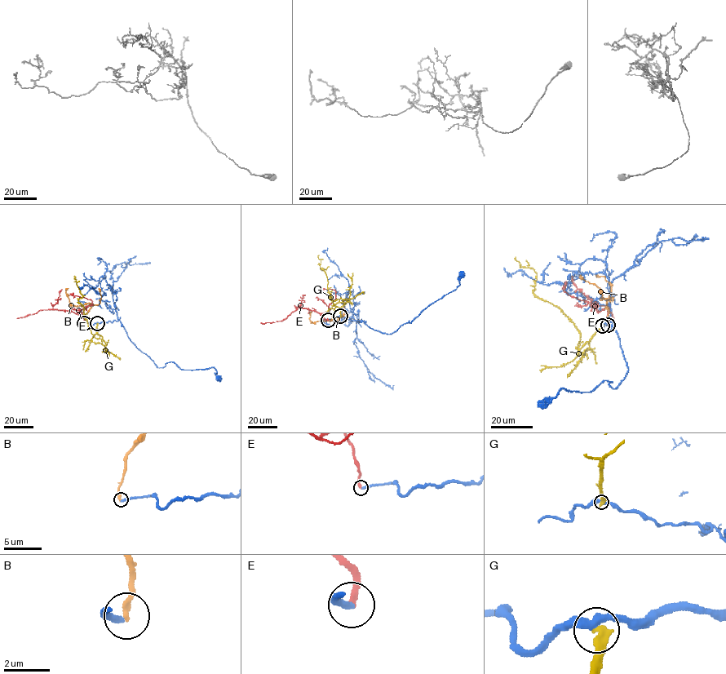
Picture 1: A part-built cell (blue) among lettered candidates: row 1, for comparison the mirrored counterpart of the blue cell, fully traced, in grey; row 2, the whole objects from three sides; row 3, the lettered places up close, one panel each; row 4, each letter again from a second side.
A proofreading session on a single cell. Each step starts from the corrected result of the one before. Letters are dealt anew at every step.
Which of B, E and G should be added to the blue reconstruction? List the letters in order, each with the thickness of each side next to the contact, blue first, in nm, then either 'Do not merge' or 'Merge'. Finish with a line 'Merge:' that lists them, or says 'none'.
B: Thickness 260 nm (blue) against 240 nm. Do not merge
E: Thickness 280 nm (blue) against 260 nm. Merge
G: Thickness 360 nm (blue) against 400 nm. Do not merge
Merge: E

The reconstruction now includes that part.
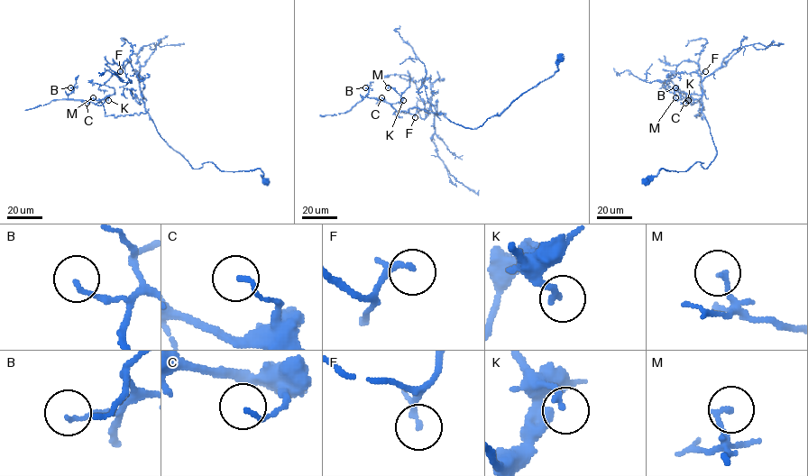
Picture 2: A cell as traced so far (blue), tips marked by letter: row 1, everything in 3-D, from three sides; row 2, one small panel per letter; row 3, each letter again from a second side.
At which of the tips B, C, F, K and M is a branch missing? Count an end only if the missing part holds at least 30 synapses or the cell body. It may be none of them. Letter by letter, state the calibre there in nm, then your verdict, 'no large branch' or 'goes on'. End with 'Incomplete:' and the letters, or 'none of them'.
B: calibre 120 nm; no large branch
C: calibre 110 nm; no large branch
F: calibre 140 nm; goes on
K: calibre 180 nm; no large branch
M: calibre 170 nm; no large branch
Incomplete: F

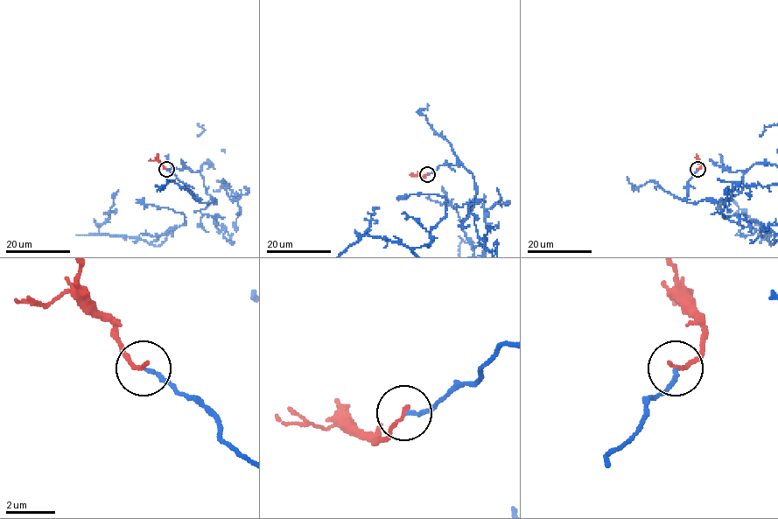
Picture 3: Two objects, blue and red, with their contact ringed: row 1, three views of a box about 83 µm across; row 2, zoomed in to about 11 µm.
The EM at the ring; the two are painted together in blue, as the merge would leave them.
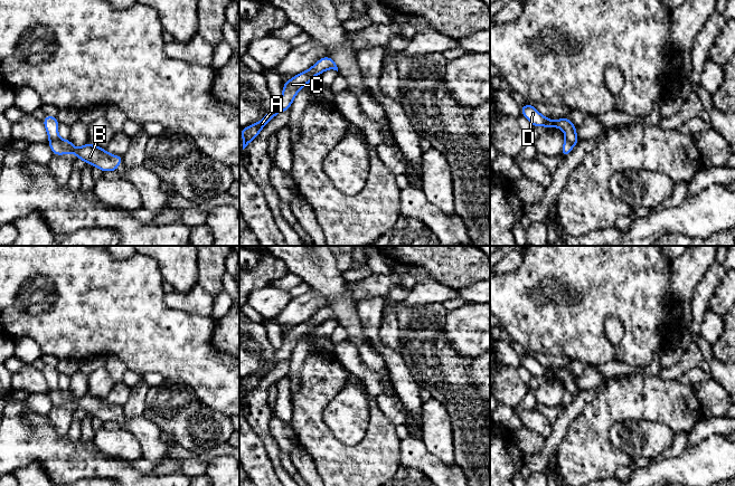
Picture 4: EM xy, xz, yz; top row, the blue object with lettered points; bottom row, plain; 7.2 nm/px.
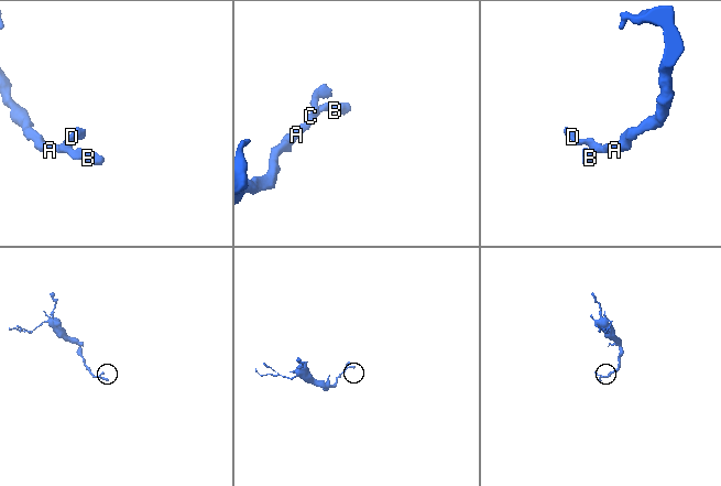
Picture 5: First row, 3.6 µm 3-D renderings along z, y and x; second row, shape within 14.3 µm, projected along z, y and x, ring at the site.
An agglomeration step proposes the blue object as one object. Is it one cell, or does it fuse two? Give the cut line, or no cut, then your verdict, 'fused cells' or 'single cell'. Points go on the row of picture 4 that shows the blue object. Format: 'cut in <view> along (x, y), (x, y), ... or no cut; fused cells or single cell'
no cut; single cell

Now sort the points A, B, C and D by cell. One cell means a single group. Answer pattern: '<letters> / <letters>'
A B C D

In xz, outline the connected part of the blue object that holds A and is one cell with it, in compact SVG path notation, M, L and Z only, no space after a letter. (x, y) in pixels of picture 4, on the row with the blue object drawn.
M331 57L319 59L311 68L298 74L283 84L283 94L280 99L276 99L272 111L263 116L263 118L247 127L241 128L243 137L243 150L258 135L263 127L273 120L280 112L288 111L296 96L298 92L311 82L311 79L327 69L338 72L338 67Z

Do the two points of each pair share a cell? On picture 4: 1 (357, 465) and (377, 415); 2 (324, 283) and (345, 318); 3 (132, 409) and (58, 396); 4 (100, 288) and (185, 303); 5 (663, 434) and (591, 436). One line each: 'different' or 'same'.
1: same
2: same
3: different
4: different
5: different

